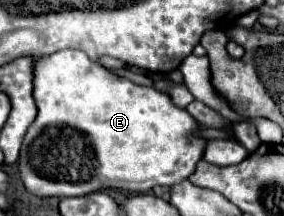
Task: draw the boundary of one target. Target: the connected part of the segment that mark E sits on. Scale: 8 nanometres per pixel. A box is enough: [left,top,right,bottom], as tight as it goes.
[19,49,207,197]

